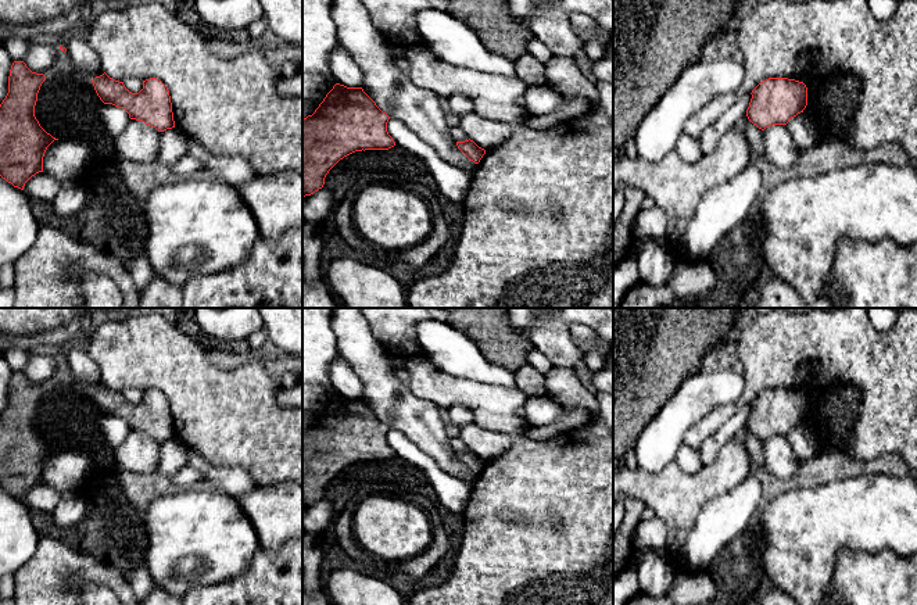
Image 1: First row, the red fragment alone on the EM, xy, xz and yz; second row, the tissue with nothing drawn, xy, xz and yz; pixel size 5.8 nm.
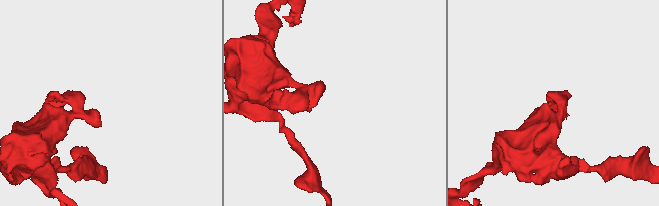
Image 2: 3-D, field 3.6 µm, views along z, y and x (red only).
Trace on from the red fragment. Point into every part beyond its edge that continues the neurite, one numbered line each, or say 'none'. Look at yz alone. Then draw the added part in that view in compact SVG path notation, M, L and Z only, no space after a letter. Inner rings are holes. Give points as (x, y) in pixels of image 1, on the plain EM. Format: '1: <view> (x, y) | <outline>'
none

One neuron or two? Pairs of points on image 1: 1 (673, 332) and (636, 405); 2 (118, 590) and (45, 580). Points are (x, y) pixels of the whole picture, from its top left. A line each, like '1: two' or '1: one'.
1: one
2: one

